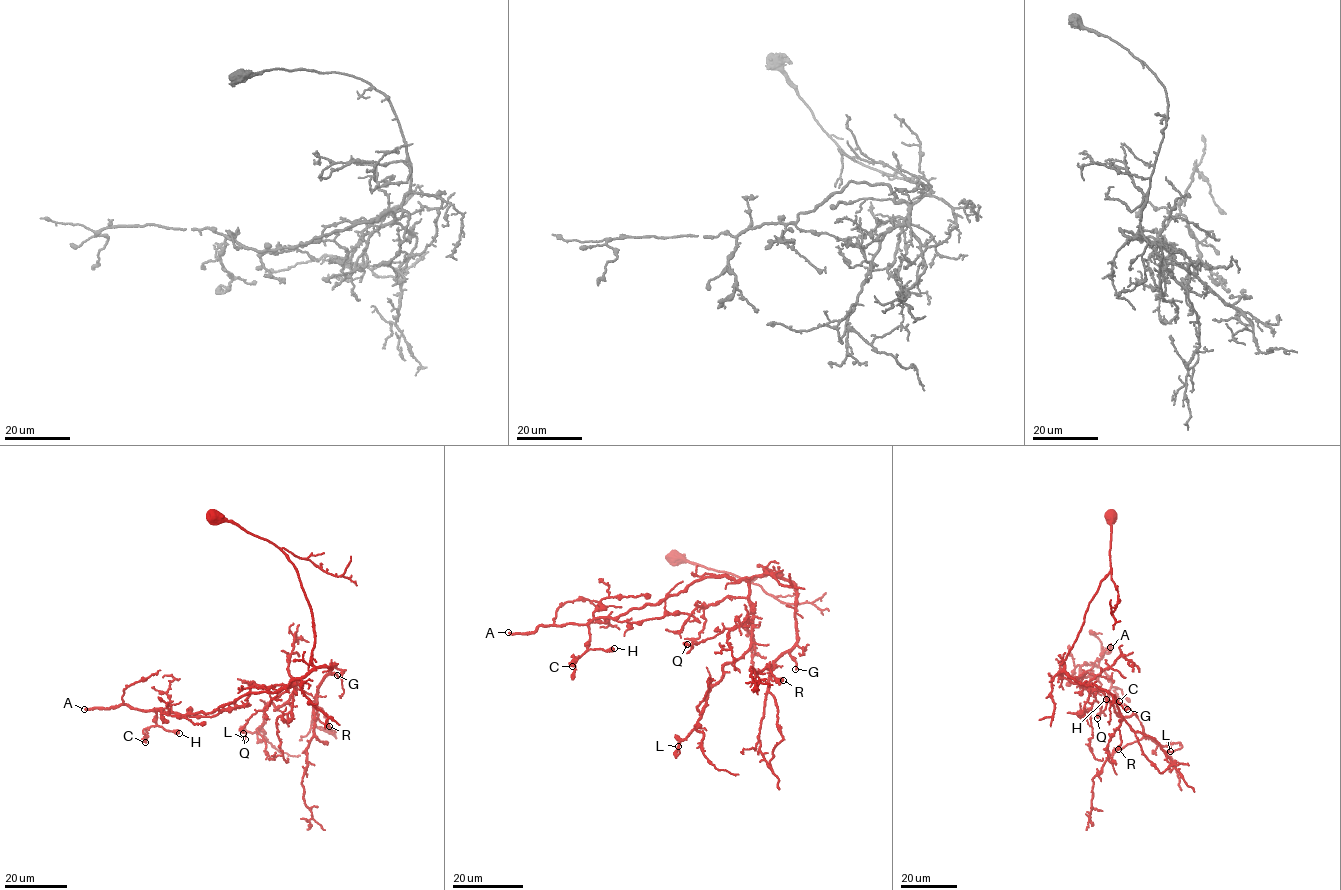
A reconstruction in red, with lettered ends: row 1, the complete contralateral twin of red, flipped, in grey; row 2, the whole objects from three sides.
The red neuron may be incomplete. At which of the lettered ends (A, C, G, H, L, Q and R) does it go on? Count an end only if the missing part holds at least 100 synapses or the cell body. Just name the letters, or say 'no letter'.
A

